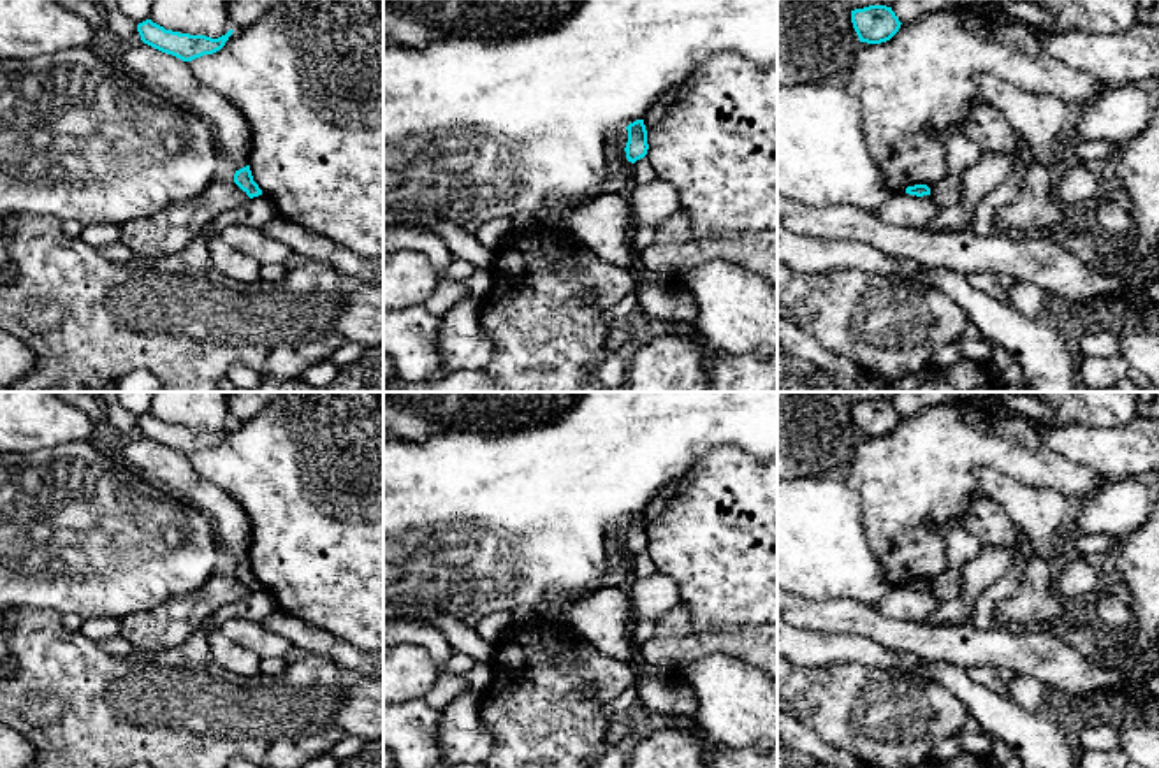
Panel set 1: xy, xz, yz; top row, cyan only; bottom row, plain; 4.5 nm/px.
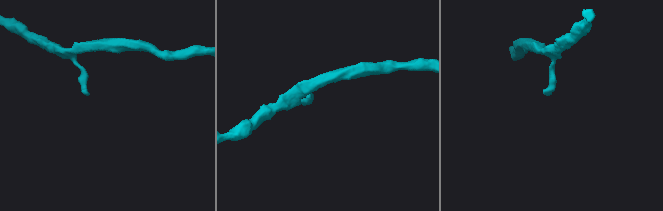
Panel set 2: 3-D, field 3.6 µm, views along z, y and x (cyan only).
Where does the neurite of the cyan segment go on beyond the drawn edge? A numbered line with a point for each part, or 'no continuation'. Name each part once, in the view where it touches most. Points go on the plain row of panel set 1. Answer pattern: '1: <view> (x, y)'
no continuation

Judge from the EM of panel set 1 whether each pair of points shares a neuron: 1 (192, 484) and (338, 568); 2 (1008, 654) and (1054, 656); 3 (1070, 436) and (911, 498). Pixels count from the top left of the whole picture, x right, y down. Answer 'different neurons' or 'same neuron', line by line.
1: different neurons
2: same neuron
3: different neurons

